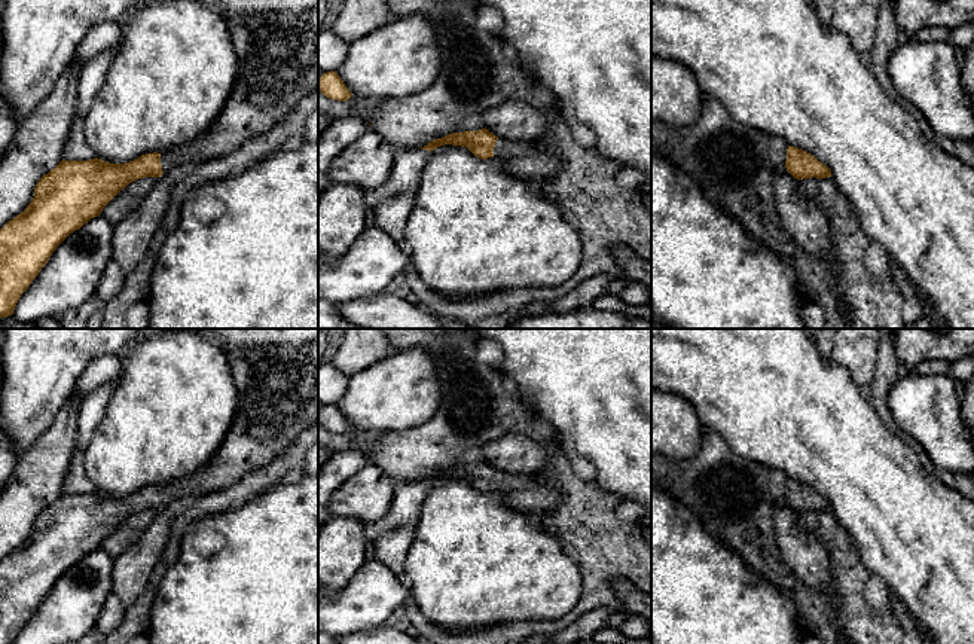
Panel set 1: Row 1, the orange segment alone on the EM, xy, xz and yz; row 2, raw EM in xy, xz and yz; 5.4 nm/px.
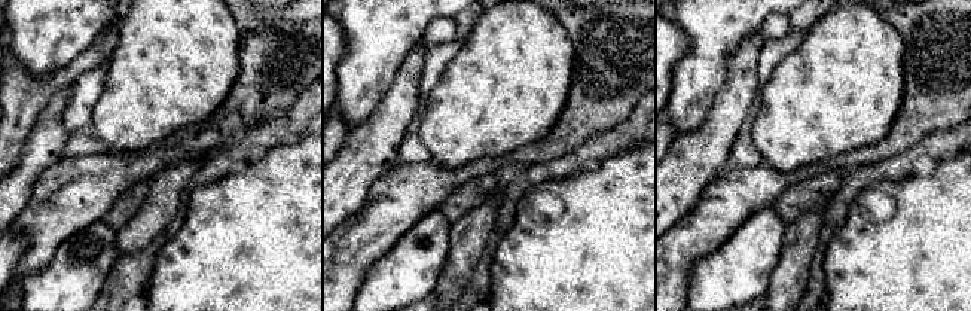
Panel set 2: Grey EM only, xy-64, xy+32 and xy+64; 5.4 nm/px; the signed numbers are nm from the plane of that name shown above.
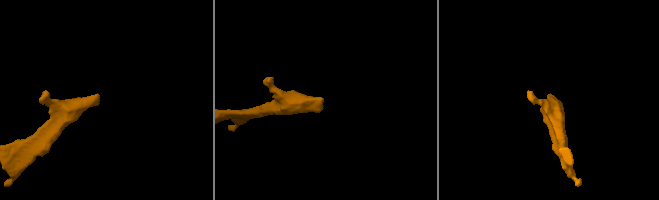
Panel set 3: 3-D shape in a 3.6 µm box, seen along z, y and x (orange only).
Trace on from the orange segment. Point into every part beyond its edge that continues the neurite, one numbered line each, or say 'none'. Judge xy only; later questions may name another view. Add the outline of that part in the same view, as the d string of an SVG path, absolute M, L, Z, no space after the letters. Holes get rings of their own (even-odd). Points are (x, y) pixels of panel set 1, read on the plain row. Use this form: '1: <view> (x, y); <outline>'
1: xy (277, 385); M318 342L250 347L242 355L229 351L223 344L222 348L228 355L238 391L230 428L205 467L161 486L164 506L177 498L199 497L235 485L247 473L283 455L305 428L318 422Z

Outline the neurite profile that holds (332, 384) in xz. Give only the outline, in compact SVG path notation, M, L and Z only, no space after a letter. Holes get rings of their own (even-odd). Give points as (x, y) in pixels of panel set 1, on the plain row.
M330 361L318 366L318 402L323 406L338 403L348 390L349 376L339 372Z

